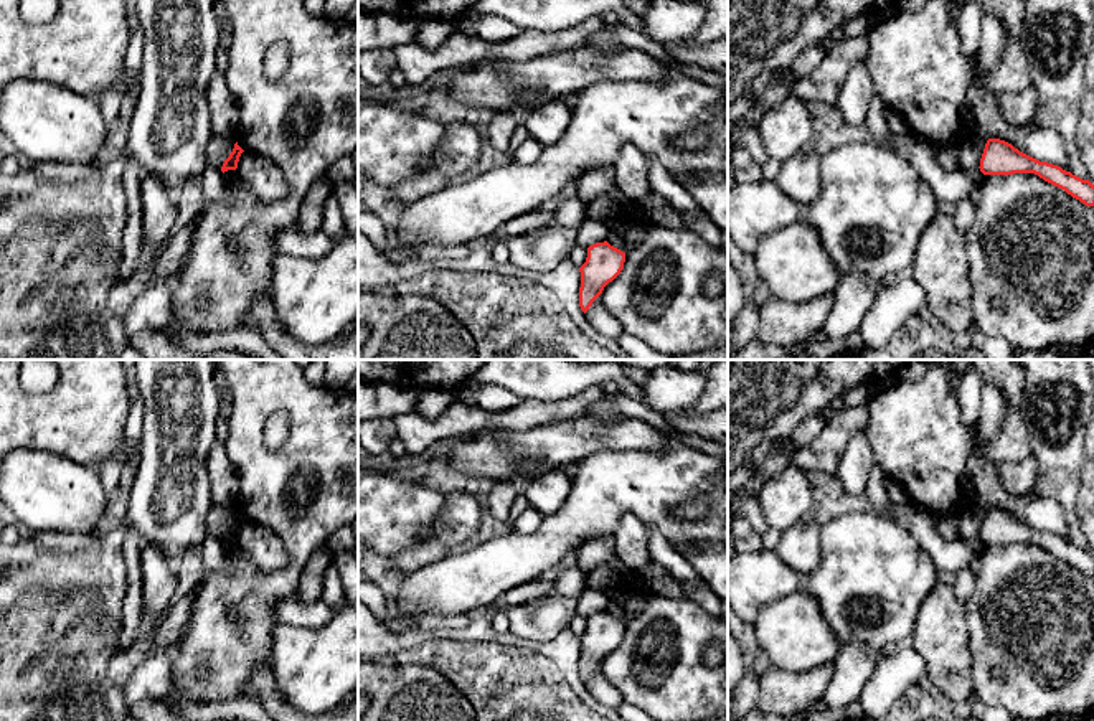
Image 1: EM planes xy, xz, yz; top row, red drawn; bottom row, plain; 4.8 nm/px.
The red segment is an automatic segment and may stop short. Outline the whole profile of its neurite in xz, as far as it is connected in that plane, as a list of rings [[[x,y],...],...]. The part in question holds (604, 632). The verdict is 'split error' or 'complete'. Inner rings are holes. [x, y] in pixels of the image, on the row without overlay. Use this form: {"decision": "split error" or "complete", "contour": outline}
{"decision": "complete", "contour": [[[607,610],[587,617],[586,632],[579,637],[579,676],[586,683],[592,672],[602,663],[624,639],[625,622],[611,615]]]}

